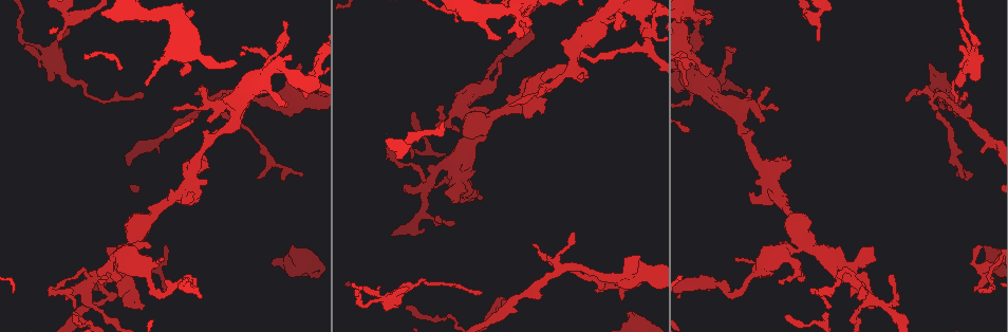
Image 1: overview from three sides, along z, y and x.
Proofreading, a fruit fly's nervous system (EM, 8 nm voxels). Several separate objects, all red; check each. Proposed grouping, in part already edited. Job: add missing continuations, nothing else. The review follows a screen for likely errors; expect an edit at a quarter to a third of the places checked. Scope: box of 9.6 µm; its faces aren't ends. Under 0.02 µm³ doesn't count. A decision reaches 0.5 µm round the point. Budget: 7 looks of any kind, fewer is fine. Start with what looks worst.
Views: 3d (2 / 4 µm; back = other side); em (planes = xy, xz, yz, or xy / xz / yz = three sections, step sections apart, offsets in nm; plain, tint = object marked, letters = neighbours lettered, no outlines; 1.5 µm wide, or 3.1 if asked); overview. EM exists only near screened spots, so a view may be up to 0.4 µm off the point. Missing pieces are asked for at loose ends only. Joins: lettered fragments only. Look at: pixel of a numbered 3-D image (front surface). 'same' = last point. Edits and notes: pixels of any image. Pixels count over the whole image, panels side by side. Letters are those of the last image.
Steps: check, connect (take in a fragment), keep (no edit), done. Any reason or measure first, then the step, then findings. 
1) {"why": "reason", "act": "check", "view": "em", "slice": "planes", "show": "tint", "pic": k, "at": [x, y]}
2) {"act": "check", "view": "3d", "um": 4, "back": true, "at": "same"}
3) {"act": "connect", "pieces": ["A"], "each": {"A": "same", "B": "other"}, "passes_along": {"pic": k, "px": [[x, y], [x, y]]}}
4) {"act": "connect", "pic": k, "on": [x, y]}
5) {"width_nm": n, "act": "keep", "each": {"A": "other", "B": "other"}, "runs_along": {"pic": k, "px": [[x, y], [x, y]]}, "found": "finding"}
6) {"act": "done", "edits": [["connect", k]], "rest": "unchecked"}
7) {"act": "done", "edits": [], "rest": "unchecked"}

{"why": "branch stops here", "act": "check", "view": "em", "slice": "xz", "step": 4, "show": "tint", "pic": 1, "at": [258, 178]}

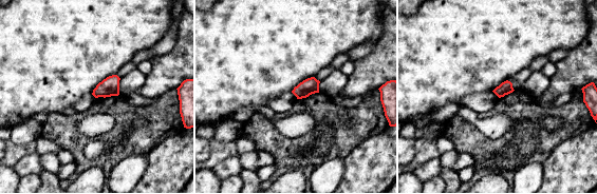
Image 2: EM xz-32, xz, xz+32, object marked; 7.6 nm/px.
{"act": "check", "view": "em", "slice": "planes", "show": "letters", "at": "same"}

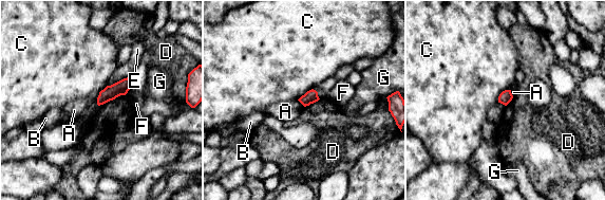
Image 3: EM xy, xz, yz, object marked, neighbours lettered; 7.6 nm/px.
{"longest_contact_nm": ["D", 220], "act": "keep", "each": {"A": "other", "B": "other", "C": "other", "D": "other", "E": "other", "F": "other", "G": "other"}, "border": {"pic": 3, "px": [[125, 94], [120, 94], [98, 106]]}, "found": "none of them fits"}

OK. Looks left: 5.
{"act": "check", "view": "em", "slice": "planes", "show": "plain", "pic": 1, "at": [779, 281]}

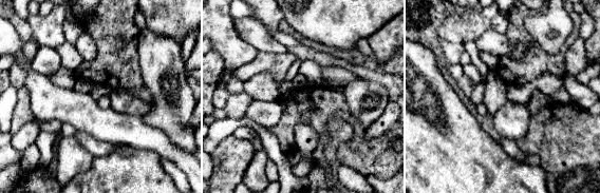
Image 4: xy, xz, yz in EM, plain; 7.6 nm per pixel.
{"act": "check", "view": "em", "slice": "planes", "show": "letters", "at": "same"}

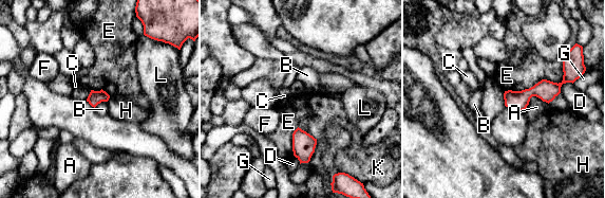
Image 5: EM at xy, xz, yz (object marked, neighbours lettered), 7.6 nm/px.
{"act": "keep", "each": {"A": "other", "B": "other", "C": "other", "D": "other", "E": "other", "F": "other", "G": "other", "H": "other", "K": "other", "L": "other"}, "runs_along": {"pic": 5, "px": [[566, 75], [551, 90], [507, 103]]}, "found": "none of them fits"}

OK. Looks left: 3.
{"why": "thin end", "act": "check", "view": "3d", "um": 2, "pic": 1, "at": [734, 257]}

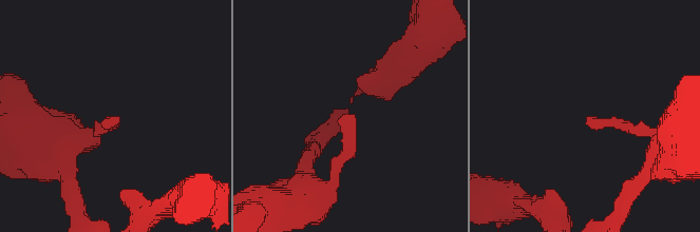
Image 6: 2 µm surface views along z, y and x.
{"why": "now the EM", "act": "check", "view": "em", "slice": "xz", "step": 4, "show": "tint", "pic": 6, "at": [589, 116]}

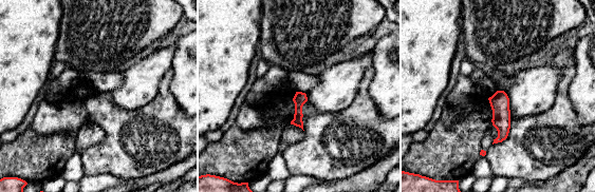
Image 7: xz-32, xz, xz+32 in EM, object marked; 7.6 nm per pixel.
{"why": "see the neighbours", "act": "check", "view": "em", "slice": "xz", "step": 4, "show": "letters", "at": "same"}

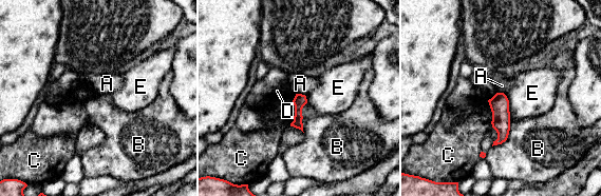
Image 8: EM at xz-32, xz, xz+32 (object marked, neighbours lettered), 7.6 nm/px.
{"act": "keep", "each": {"A": "other", "B": "other", "C": "other", "D": "other", "E": "other"}, "border": {"pic": 8, "px": [[306, 102], [302, 109], [303, 132]]}, "found": "no lettered fragment goes on from it"}

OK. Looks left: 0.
{"act": "done", "edits": [], "rest": "unchecked"}

